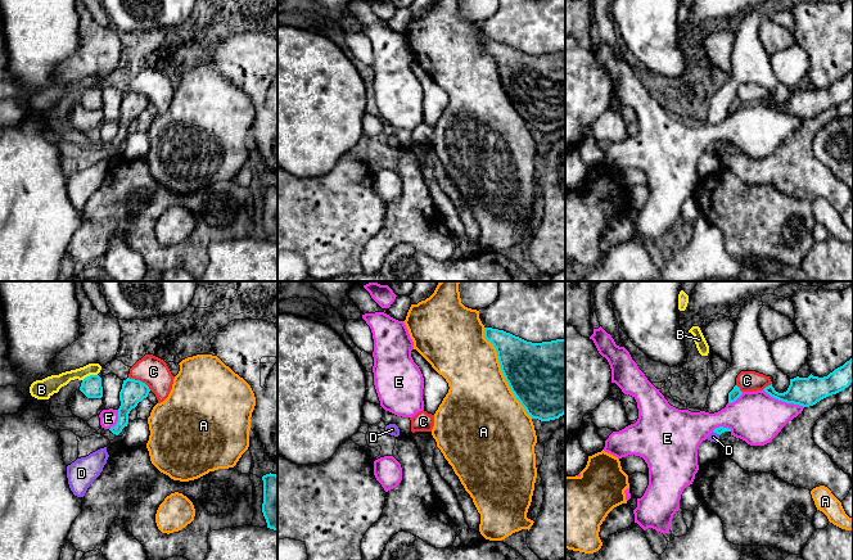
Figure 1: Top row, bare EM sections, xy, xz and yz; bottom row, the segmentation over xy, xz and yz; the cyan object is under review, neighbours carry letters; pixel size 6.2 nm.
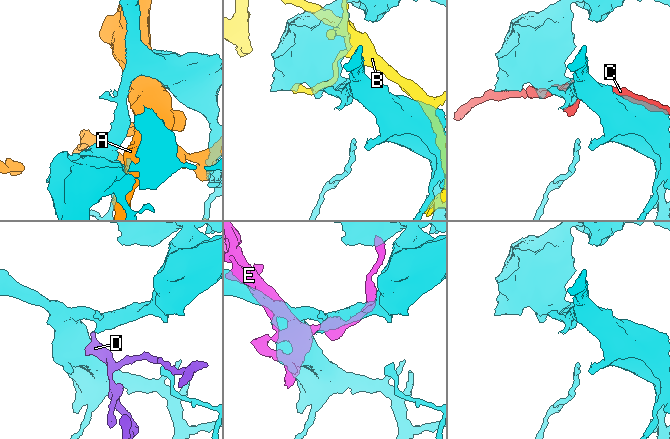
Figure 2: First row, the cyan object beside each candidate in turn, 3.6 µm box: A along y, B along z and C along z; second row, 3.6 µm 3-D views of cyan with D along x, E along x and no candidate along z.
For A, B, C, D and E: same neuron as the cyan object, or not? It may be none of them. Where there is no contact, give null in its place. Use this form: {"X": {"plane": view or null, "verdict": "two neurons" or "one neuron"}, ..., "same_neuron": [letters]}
{"A": {"plane": "xz", "verdict": "two neurons"}, "B": {"plane": "xy", "verdict": "two neurons"}, "C": {"plane": "xy", "verdict": "two neurons"}, "D": {"plane": "yz", "verdict": "one neuron"}, "E": {"plane": "yz", "verdict": "two neurons"}, "same_neuron": ["D"]}

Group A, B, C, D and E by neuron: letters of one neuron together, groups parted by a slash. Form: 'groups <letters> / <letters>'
groups A / B / C / D / E

